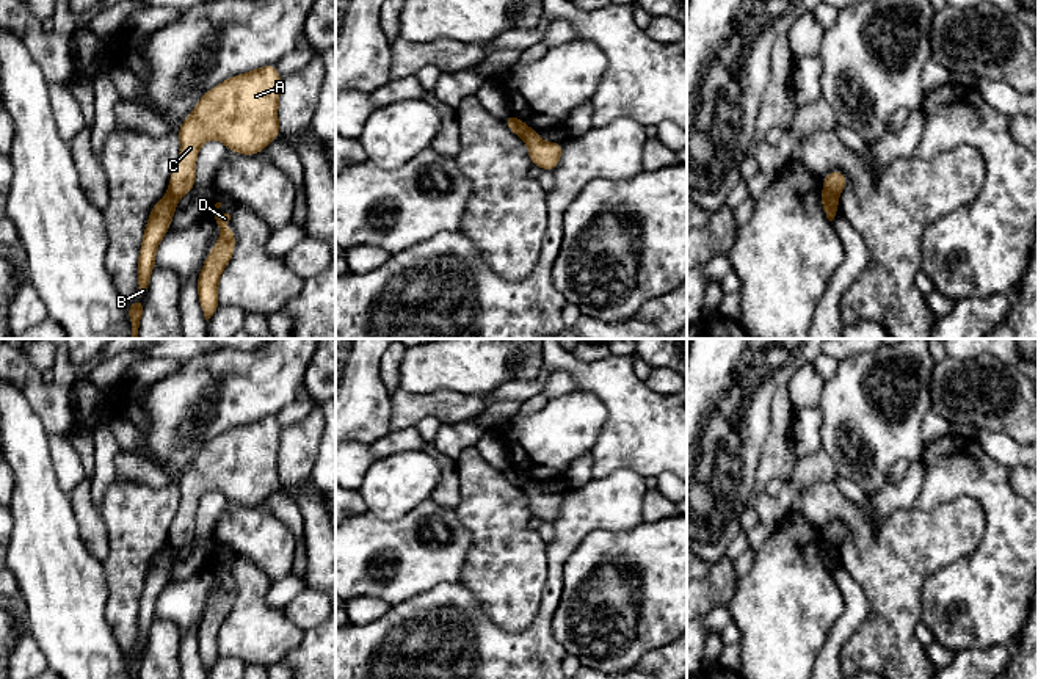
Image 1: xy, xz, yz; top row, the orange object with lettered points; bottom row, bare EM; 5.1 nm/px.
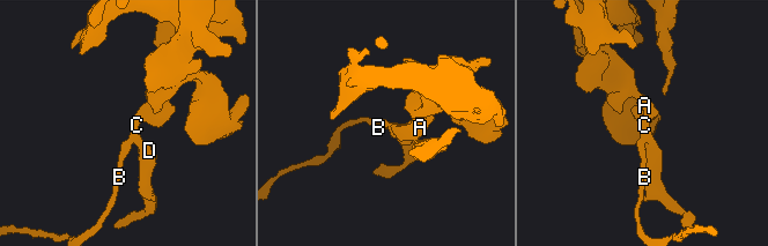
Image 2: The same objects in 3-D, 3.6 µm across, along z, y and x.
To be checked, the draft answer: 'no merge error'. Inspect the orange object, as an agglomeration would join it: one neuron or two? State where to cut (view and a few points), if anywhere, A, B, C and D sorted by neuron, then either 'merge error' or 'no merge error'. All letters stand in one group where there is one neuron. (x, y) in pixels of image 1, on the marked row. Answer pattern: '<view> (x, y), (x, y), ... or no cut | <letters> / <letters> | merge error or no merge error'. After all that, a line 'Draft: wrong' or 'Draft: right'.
yz (825, 188), (836, 198) | A C D / B | merge error
Draft: wrong

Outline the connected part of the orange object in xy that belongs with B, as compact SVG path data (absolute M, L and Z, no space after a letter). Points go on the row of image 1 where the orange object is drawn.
M168 191L154 207L144 229L144 237L138 259L138 293L146 296L149 276L155 267L157 246L168 232L176 212L177 199Z

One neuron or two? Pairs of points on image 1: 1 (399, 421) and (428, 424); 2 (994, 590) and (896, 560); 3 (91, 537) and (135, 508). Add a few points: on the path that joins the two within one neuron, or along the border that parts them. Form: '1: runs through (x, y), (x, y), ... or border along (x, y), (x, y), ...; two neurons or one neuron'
1: border along (442, 422), (425, 416), (414, 425); two neurons
2: border along (968, 554), (940, 568), (925, 580), (921, 606); two neurons
3: border along (97, 508), (107, 532), (107, 557), (102, 562); two neurons

